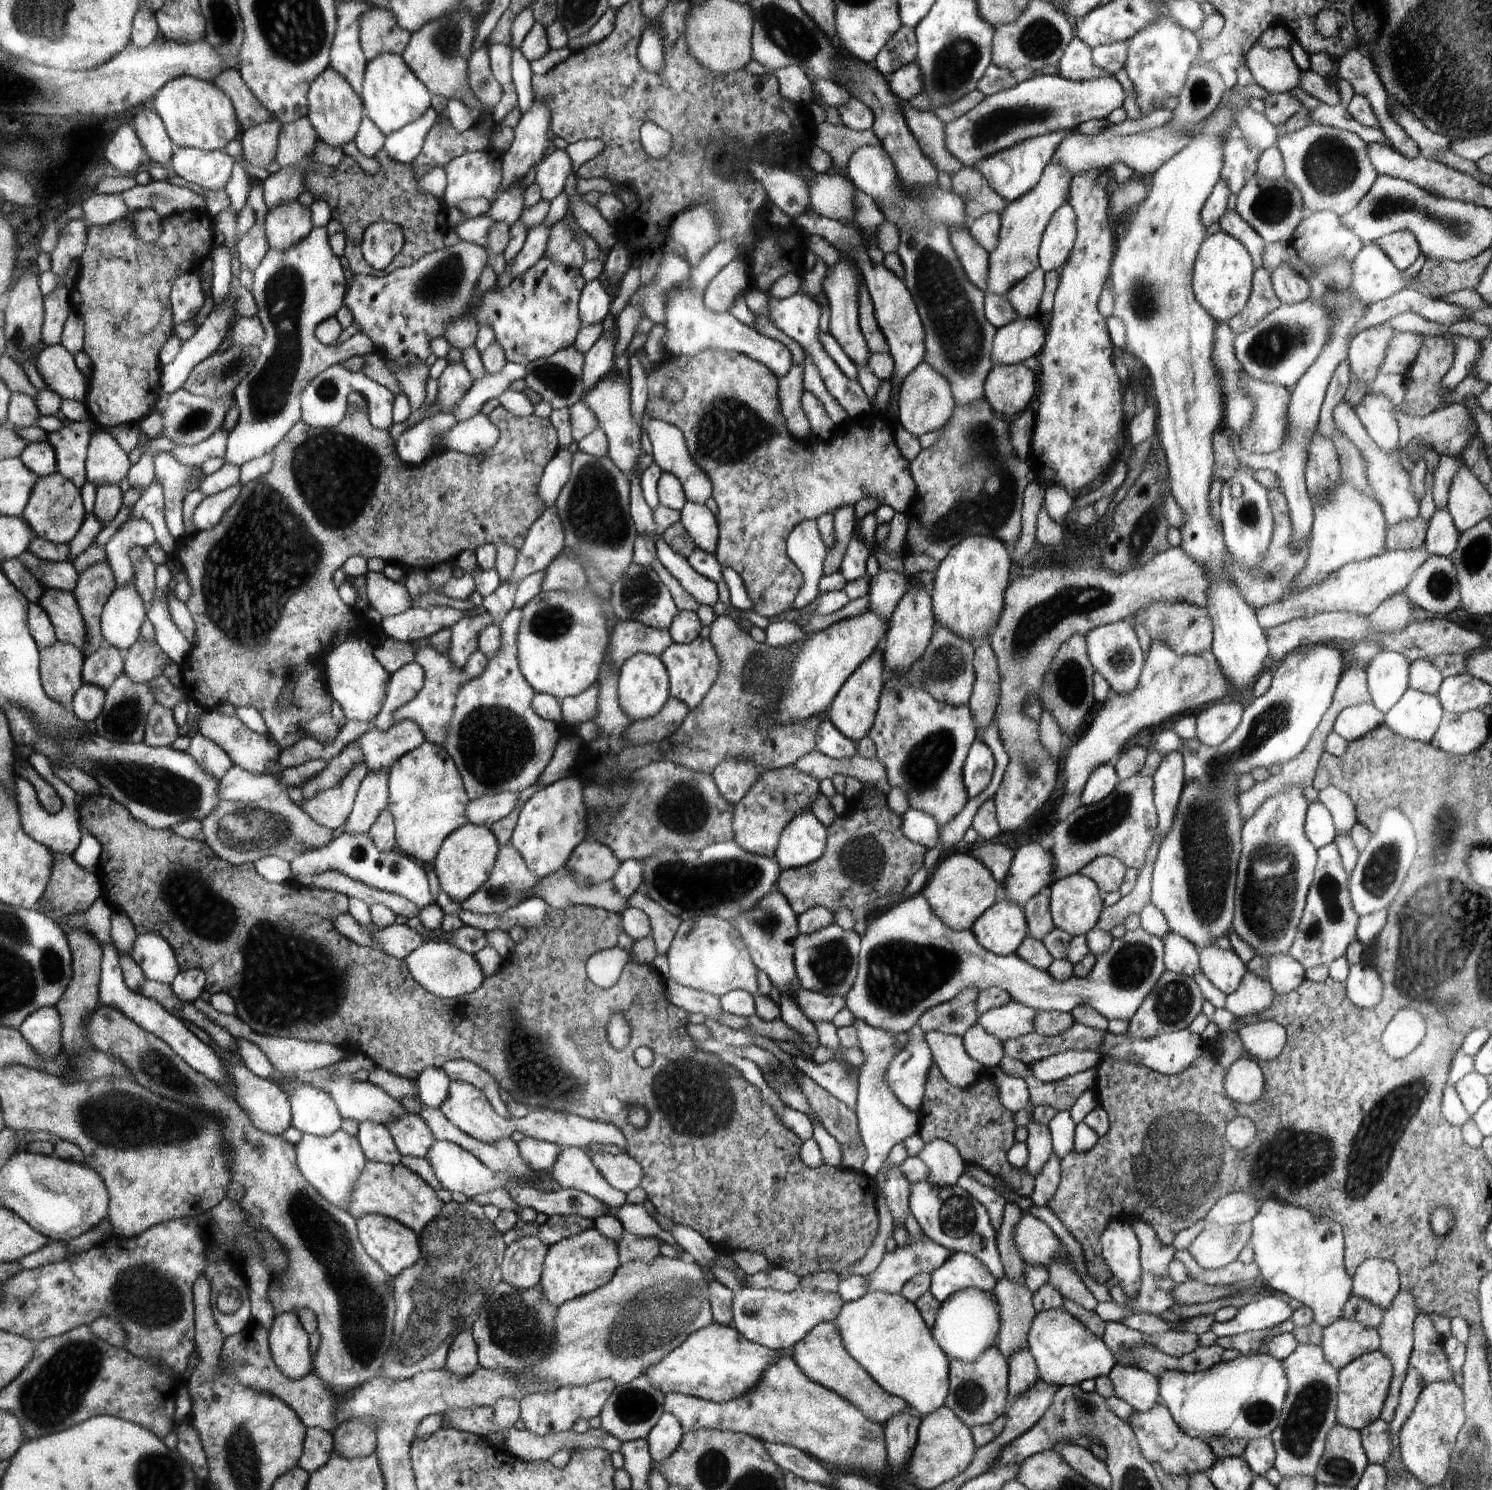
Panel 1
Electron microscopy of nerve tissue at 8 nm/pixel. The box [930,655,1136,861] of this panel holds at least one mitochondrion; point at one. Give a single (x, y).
(1029, 765)

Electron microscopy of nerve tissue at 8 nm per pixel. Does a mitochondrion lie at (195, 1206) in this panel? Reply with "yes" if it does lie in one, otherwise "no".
no

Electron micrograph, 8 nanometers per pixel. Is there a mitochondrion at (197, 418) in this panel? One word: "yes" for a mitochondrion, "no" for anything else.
yes

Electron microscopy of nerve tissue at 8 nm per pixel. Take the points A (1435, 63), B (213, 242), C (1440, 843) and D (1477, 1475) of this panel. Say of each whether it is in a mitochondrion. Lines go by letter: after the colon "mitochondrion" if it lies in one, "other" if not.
A: mitochondrion
B: other
C: mitochondrion
D: mitochondrion

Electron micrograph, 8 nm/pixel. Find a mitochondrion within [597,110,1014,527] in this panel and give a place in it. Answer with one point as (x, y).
(959, 333)

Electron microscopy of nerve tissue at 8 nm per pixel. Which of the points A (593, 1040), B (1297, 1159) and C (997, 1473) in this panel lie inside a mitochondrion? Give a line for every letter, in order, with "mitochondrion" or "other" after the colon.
A: mitochondrion
B: mitochondrion
C: other

